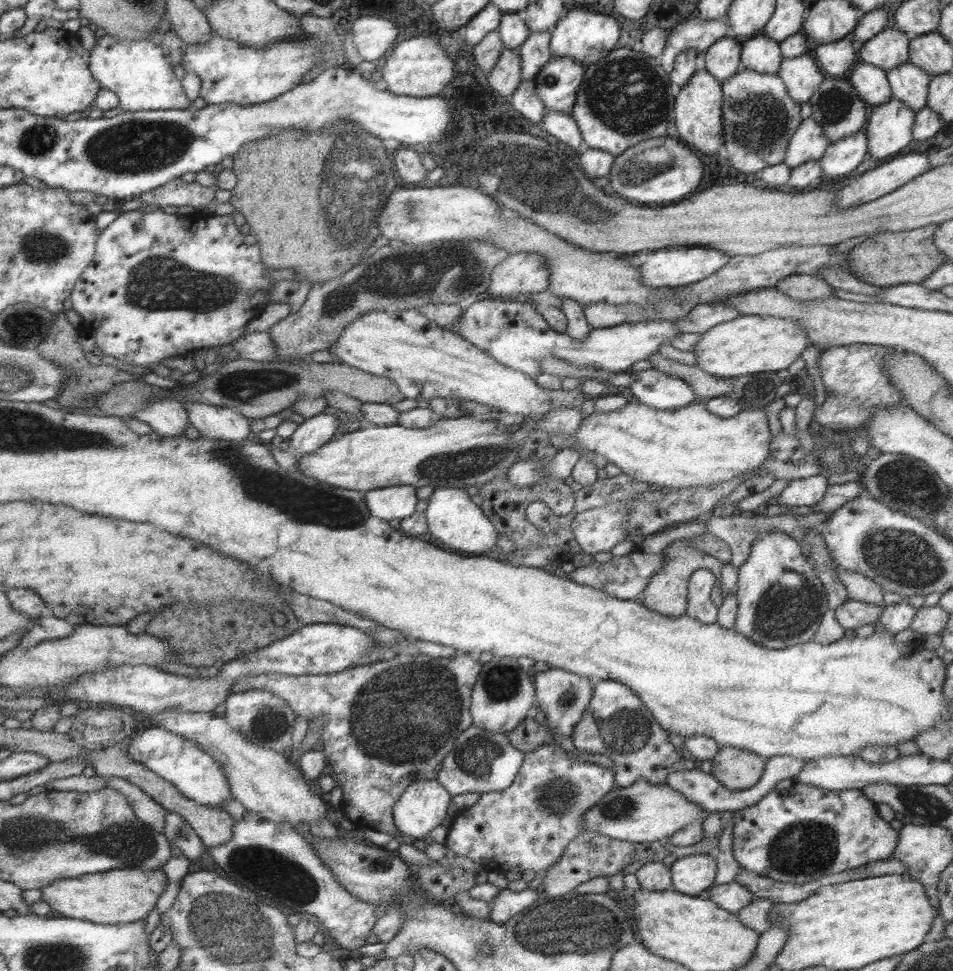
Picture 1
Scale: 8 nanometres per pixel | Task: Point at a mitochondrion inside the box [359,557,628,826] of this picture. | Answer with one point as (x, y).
(480, 756)

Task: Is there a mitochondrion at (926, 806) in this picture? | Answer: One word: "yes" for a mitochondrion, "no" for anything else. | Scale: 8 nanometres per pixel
yes

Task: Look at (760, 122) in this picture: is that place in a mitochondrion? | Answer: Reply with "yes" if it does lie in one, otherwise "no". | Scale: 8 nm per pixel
yes

